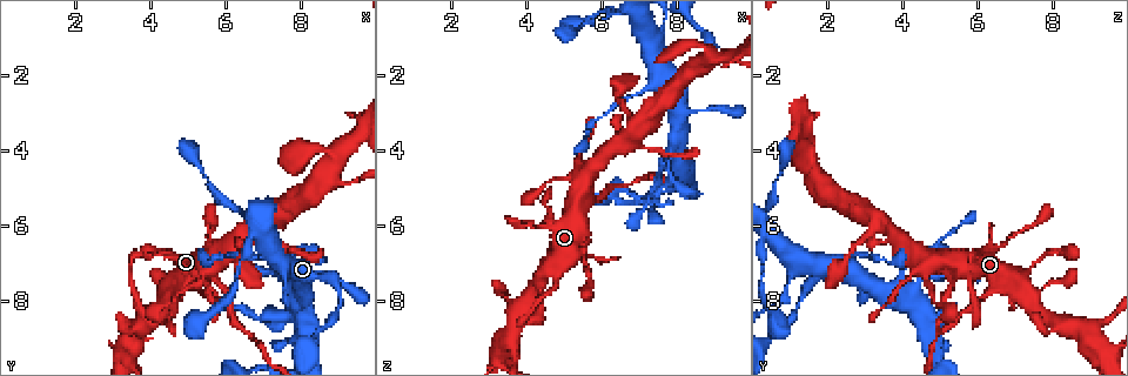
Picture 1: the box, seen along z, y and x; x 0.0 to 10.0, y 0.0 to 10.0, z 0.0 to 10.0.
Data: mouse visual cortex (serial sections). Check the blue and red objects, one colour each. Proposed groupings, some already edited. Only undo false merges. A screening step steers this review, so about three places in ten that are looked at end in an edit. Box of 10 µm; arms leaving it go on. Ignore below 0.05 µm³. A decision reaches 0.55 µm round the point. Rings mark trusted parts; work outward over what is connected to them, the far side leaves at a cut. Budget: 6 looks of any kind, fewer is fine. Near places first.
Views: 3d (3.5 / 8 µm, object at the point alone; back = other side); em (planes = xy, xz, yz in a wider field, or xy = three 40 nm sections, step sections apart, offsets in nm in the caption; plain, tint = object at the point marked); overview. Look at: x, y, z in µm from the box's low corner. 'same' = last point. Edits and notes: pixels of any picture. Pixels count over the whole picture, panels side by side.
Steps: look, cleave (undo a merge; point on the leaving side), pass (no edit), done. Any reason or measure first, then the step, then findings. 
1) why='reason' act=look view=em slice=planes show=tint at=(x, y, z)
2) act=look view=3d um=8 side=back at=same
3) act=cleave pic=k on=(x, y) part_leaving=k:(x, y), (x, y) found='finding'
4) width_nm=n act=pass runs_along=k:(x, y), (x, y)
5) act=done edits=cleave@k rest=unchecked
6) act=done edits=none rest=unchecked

why='thick turns thin' act=look view=3d um=3.5 at=(7.10, 6.85, 2.45)

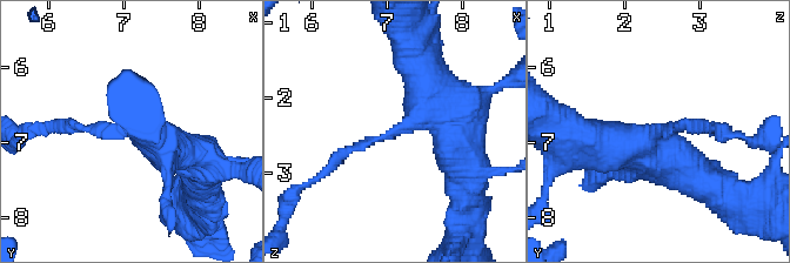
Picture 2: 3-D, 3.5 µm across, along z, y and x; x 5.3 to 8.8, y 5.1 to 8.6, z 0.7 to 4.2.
arm_widths_nm=150,450 why='shape alone is not enough' act=look view=em slice=planes show=tint at=(7.10, 6.80, 2.45)

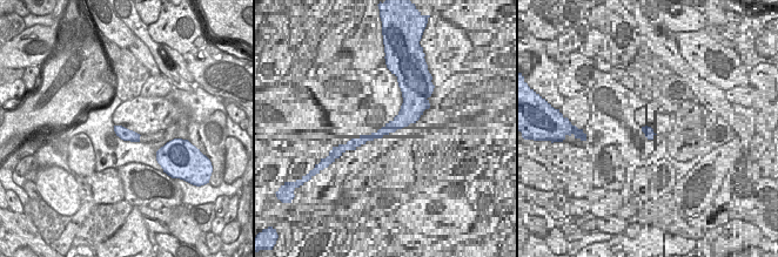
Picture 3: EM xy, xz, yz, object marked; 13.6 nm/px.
act=pass runs_along=2:(459, 105), (426, 110), (325, 170) found='continuous, no second cell'

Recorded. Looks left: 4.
why='a fork' act=look view=3d um=3.5 side=back at=(7.90, 8.50, 4.80)

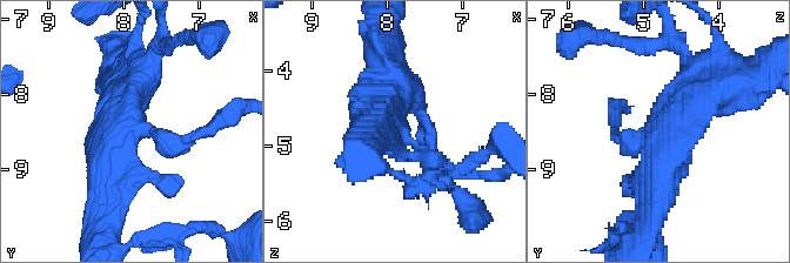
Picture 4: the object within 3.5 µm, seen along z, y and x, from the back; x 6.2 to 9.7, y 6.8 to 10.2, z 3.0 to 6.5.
arms=3 arm_widths_nm=200,500,500 why='need the tissue' act=look view=em slice=xy step=5 show=plain at=(7.80, 8.45, 4.85)

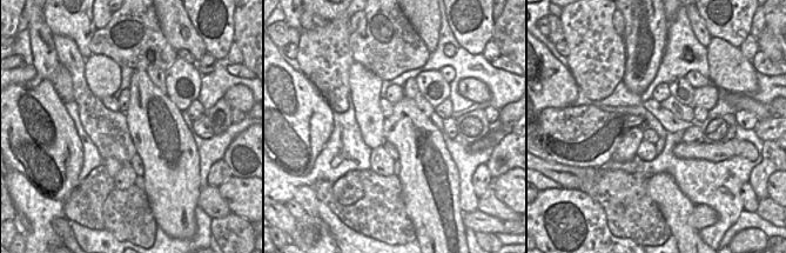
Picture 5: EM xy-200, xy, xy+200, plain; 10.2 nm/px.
act=look view=em slice=xy step=5 show=tint at=same

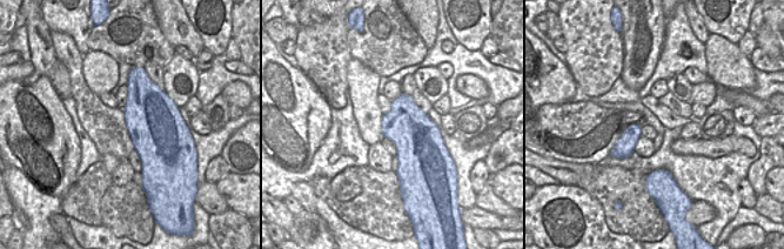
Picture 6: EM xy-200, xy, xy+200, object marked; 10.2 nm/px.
act=cleave pic=4 on=(179, 139) part_leaving=4:(149, 129), (182, 143), (243, 107) found='two cells meet here'

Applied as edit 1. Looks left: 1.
act=done edits=cleave@4 rest=unchecked

